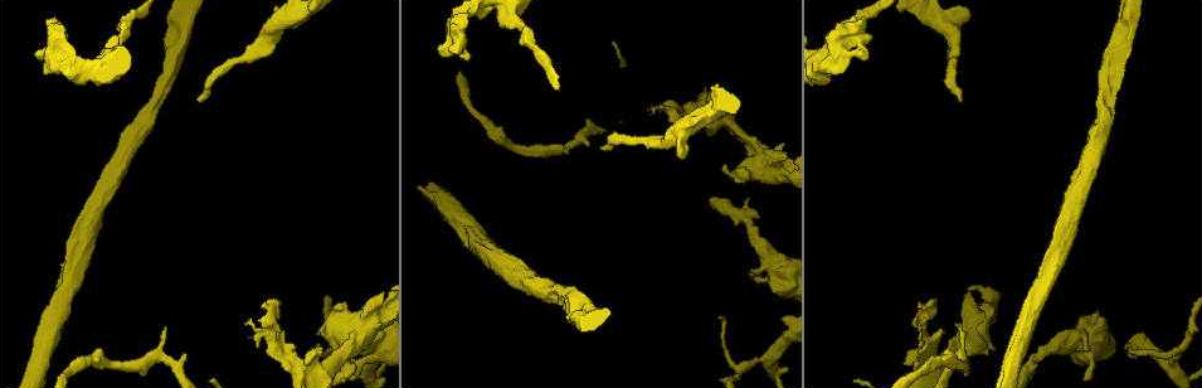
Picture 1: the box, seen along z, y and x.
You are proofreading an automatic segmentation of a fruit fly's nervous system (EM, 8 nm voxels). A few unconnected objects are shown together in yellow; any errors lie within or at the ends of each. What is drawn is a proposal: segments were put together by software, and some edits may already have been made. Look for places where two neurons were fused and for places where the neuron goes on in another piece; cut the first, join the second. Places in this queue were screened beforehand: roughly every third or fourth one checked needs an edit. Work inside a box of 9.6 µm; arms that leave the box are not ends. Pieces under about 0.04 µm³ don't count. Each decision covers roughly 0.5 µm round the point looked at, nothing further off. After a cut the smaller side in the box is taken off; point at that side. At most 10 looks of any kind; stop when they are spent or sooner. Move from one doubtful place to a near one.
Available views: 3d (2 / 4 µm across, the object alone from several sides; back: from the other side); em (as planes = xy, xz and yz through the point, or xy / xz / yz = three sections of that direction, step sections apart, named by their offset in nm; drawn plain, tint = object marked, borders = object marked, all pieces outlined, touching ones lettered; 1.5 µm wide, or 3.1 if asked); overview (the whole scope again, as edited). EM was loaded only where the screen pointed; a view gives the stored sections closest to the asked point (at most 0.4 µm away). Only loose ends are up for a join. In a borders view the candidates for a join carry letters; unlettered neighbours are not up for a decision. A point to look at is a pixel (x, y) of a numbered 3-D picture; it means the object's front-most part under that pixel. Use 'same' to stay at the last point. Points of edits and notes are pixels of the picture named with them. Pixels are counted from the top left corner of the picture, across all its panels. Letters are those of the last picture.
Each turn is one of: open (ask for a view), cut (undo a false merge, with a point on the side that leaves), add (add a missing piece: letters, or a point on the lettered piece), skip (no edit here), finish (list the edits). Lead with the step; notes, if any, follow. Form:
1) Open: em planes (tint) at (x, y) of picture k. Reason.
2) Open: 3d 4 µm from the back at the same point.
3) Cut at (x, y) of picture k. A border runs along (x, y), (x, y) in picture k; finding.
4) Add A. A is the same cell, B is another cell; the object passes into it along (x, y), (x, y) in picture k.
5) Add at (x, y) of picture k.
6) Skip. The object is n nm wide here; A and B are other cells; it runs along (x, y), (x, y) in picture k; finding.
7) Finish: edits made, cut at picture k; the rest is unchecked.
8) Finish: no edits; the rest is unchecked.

Open: em planes (borders) at (660, 143) of picture 1. Thick turns thin.

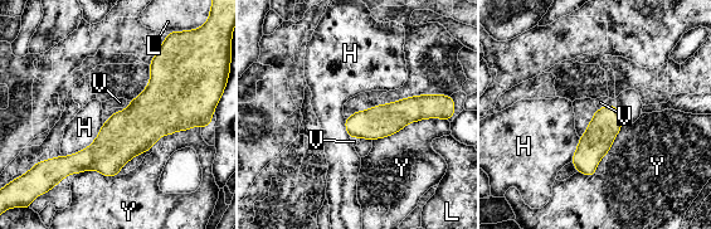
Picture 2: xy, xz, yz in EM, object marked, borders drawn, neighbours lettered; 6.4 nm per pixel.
Skip. The longest contact is with Y, 500 nm; H, L, V and Y are other cells; it runs along (451, 105), (349, 126) in picture 2; one neuron here.

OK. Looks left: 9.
Open: em planes (tint) at (467, 61) of picture 1. An open end.

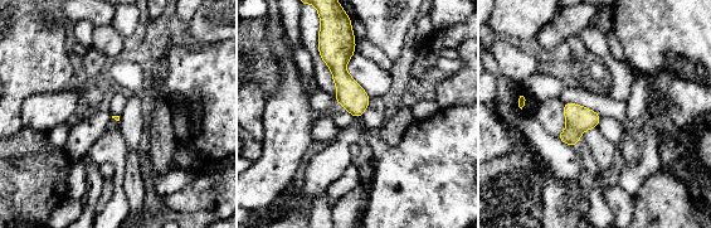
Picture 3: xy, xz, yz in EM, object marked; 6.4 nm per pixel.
Open: em planes (borders) at the same point. See the neighbours.

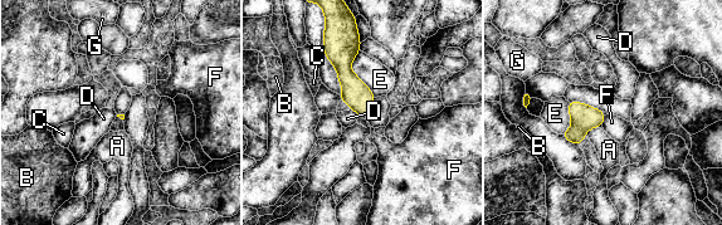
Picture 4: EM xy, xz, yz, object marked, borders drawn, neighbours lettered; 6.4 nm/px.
Skip. A, B, C, D, E, F and G are other cells; a border runs along (605, 116), (601, 125) in picture 4; none of them fits.

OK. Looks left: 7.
Open: em planes (borders) at (65, 371) of picture 1. A narrow waist.

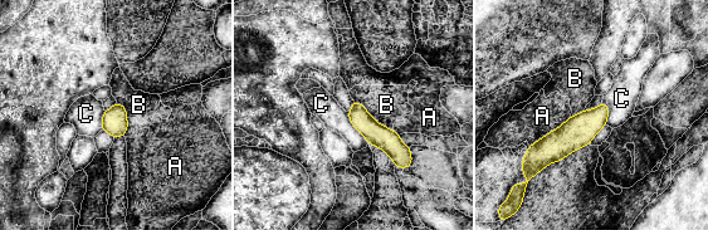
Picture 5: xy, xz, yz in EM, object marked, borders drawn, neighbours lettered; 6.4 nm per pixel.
Skip. The longest contact is with B, 340 nm; A, B and C are other cells; a border runs along (347, 112), (350, 122), (370, 143) in picture 5; continuous, no second neuron.

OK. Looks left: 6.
Open: 3d 2 µm at (916, 349) of picture 1. Free end.

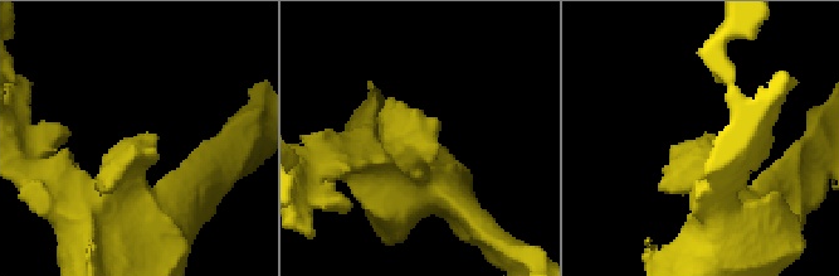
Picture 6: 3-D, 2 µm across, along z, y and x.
Open: em xy step 4 (tint) at (706, 132) of picture 6.

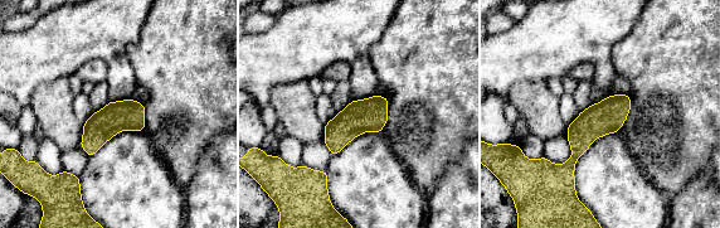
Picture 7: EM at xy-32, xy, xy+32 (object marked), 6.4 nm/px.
Open: em planes (borders) at the same point. Cut it another way.

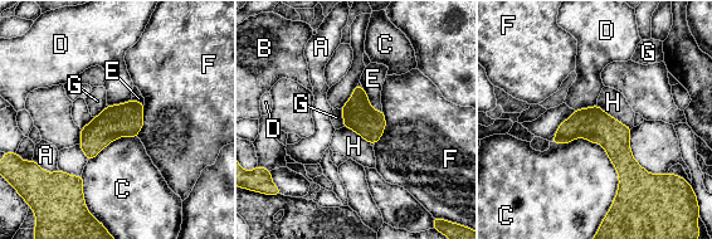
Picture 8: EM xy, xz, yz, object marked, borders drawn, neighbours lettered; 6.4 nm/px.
Skip. The longest contact is with C, 500 nm; A, B, C, D, E, F, G and H are other cells; a border runs along (361, 87), (369, 105), (381, 111) in picture 8; no lettered piece goes on from it.

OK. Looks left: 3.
Finish: no edits; the rest is unchecked.

